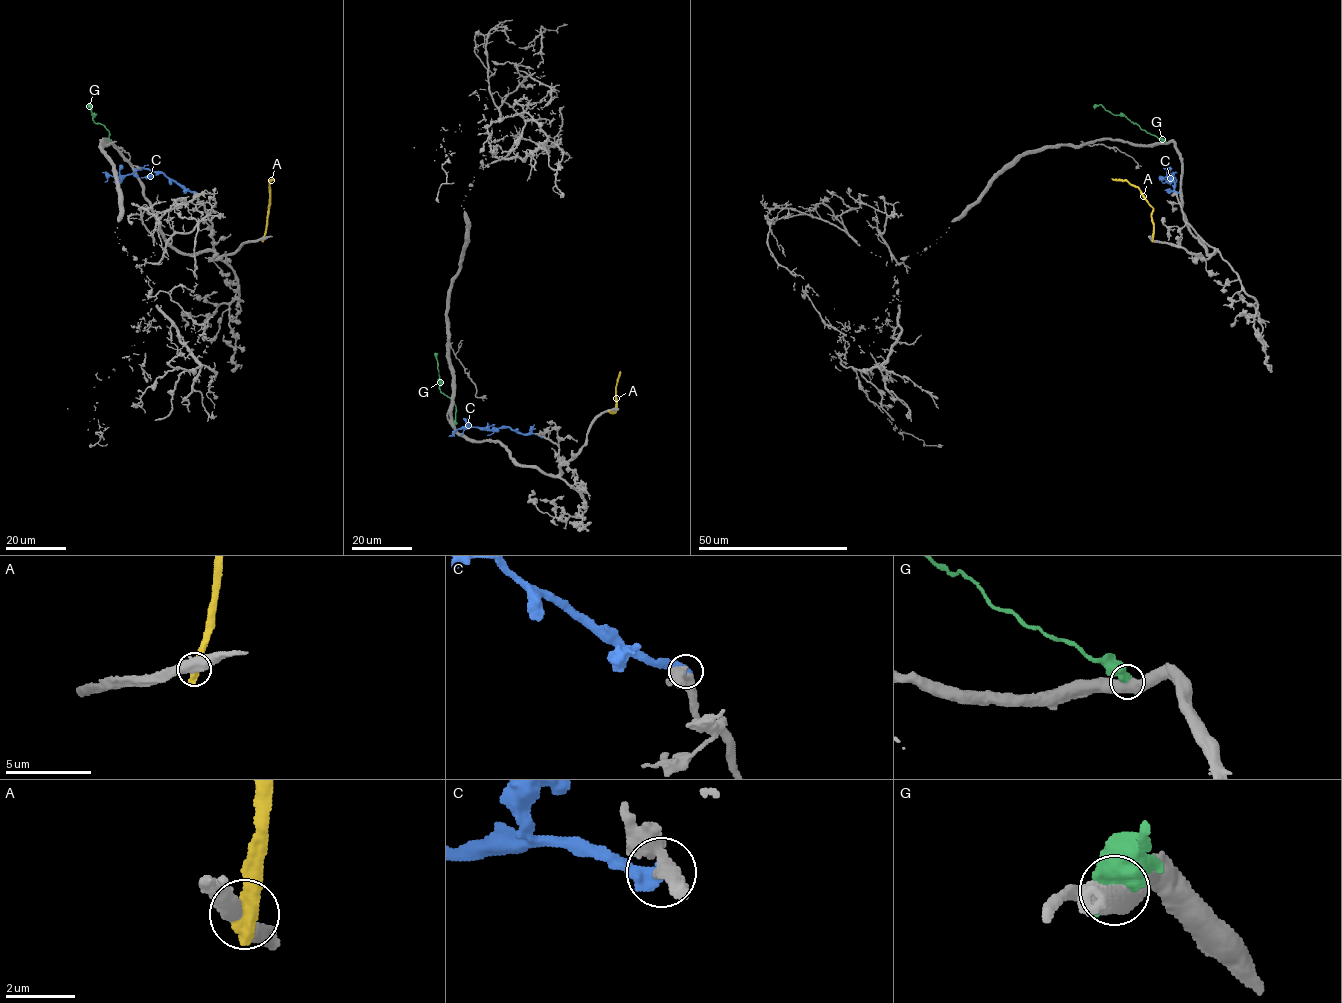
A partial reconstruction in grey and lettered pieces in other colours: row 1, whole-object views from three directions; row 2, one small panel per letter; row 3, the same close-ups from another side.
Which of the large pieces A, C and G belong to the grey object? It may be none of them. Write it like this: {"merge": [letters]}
{"merge": ["C"]}

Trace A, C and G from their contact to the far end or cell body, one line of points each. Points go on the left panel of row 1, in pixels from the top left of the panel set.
A: (263, 239), (269, 185), (273, 178)
C: (197, 193), (187, 191), (161, 173), (147, 169), (109, 176), (105, 182)
G: (106, 142), (109, 132), (94, 121), (91, 105), (88, 107)

